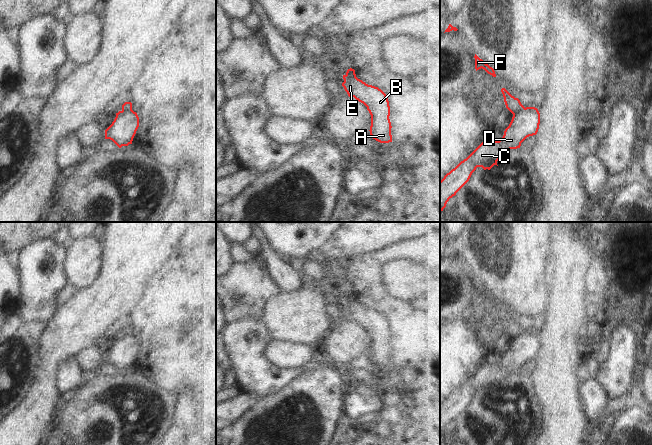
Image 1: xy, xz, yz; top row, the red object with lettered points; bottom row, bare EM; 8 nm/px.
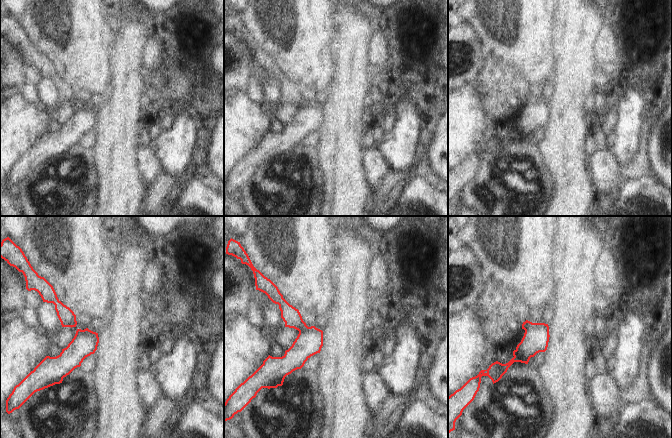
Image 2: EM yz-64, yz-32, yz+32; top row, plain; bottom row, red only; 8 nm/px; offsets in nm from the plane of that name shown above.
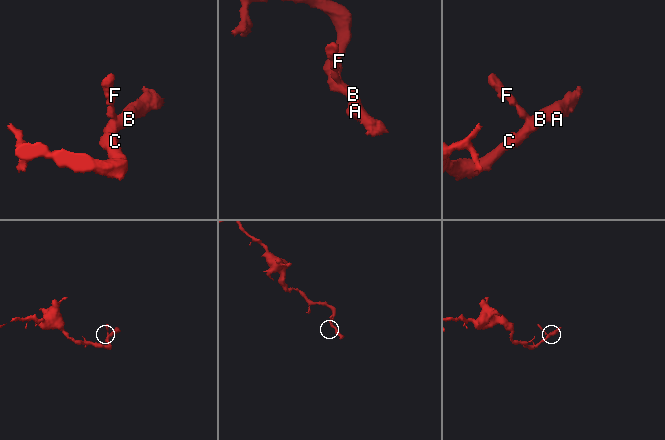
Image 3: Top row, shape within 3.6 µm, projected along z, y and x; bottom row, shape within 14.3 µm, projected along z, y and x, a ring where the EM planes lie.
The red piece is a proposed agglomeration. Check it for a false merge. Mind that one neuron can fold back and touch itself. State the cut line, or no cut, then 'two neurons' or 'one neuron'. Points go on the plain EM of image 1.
cut in yz along (524, 331), (513, 339); two neurons

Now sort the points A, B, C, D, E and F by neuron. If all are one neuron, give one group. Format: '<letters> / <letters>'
A B C D E / F

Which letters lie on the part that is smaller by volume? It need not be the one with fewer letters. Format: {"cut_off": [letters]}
{"cut_off": ["F"]}

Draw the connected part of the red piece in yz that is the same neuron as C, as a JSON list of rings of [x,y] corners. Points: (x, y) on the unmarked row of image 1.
[[[526,331],[514,338],[509,350],[499,365],[482,366],[466,383],[447,397],[440,405],[440,435],[450,422],[469,405],[477,391],[490,394],[499,382],[510,373],[520,372],[529,360],[536,359],[540,348],[540,337],[535,331]]]

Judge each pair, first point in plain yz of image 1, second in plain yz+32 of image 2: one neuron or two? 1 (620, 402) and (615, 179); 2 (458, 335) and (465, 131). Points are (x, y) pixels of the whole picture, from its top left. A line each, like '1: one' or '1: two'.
1: two
2: one

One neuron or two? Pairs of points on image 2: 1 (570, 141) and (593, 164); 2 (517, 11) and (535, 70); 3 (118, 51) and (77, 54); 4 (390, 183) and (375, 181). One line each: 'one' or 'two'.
1: two
2: one
3: two
4: two

